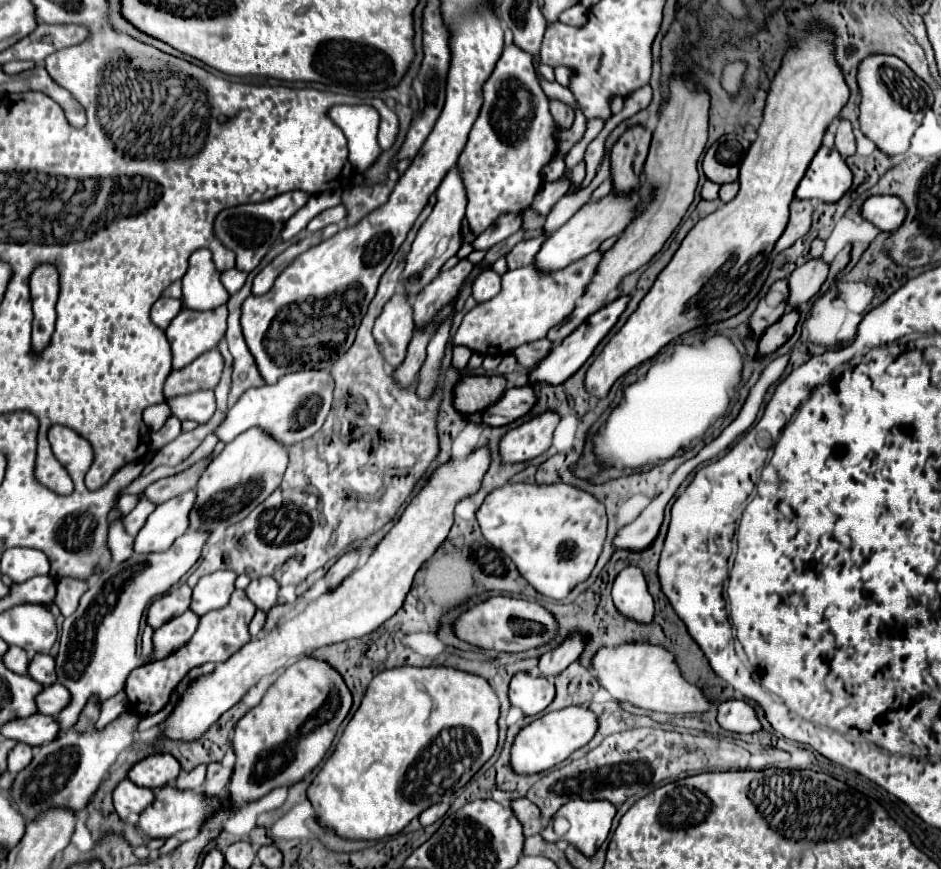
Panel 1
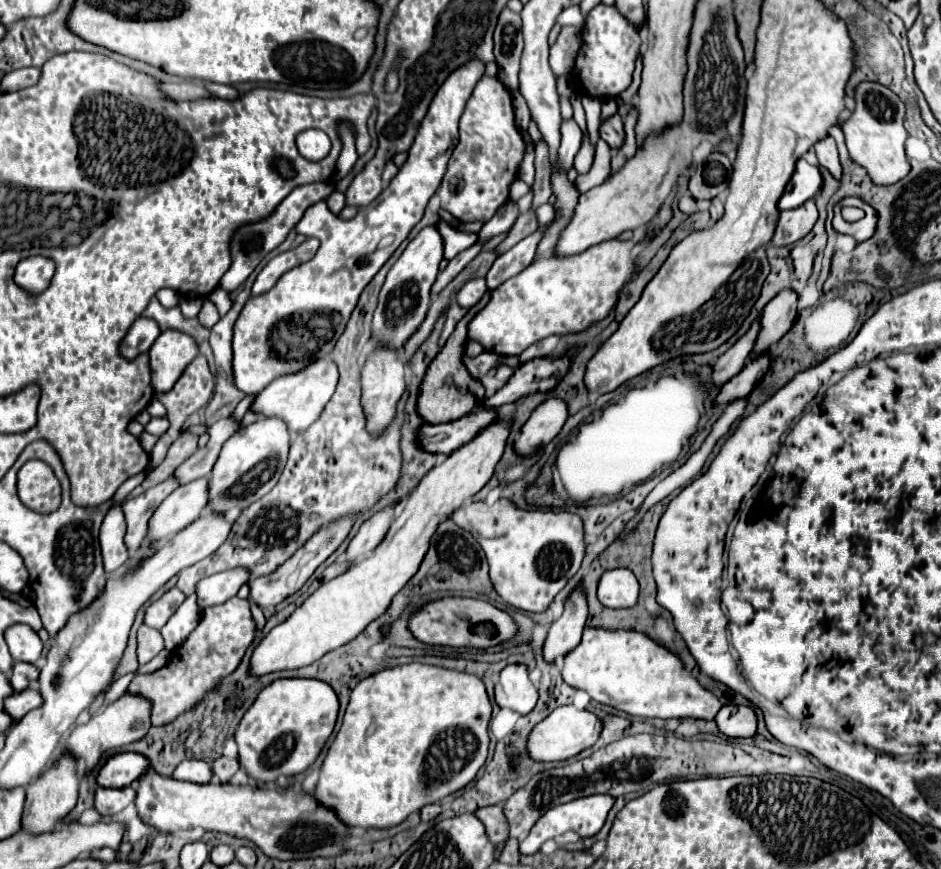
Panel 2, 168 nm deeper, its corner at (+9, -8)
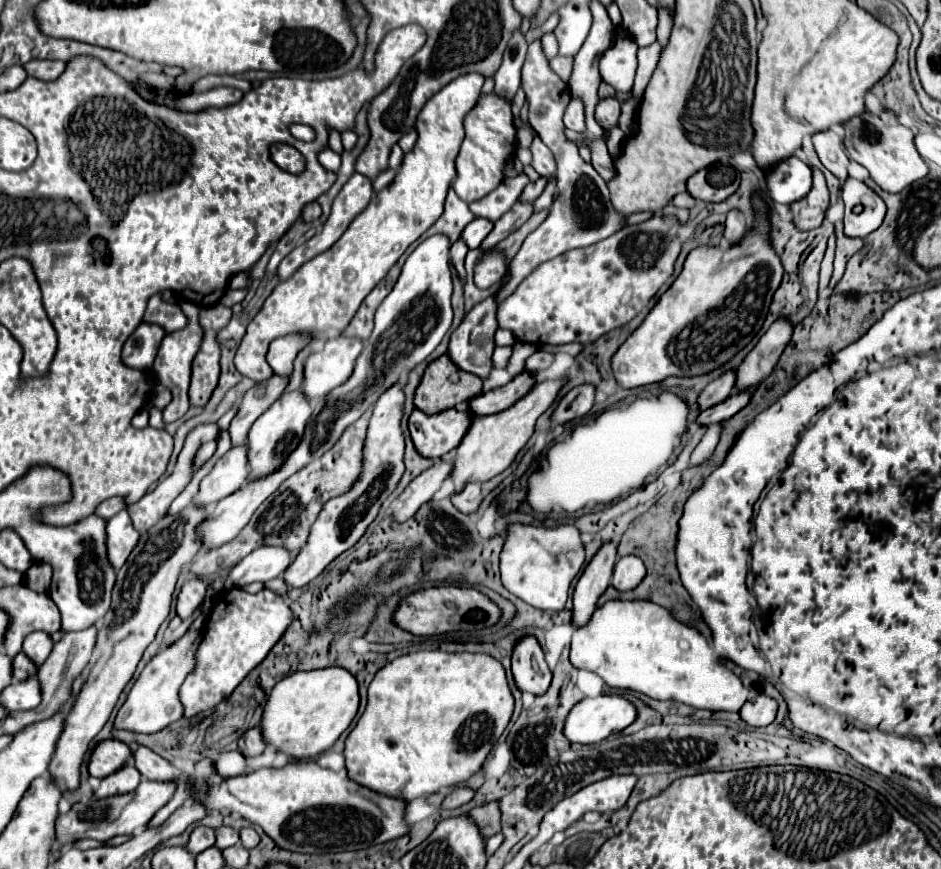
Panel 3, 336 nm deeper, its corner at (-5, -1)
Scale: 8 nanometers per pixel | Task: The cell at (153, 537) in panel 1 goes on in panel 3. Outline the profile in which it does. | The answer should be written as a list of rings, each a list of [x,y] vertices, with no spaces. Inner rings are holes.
[[[246,446],[230,448],[212,468],[208,476],[202,478],[200,488],[192,500],[194,506],[206,508],[232,492],[236,492],[248,478],[248,460],[246,460]]]

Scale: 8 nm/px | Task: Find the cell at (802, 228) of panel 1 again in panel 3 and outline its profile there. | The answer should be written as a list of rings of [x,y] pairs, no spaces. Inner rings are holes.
[[[814,168],[814,186],[810,190],[808,196],[804,196],[802,200],[790,204],[790,212],[792,212],[792,222],[798,230],[814,230],[822,224],[824,214],[828,210],[828,188],[826,188],[826,180],[824,174]]]

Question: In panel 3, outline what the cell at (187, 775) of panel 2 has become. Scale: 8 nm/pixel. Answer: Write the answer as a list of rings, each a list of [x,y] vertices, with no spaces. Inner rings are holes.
[[[222,752],[214,758],[214,772],[218,776],[238,776],[246,772],[246,758],[236,752]]]

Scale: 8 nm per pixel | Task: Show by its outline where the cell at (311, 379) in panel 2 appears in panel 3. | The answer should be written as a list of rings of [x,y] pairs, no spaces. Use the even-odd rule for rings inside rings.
[[[328,338],[326,344],[318,352],[312,352],[304,362],[302,394],[308,400],[318,400],[344,384],[350,378],[360,352],[362,342],[358,338]]]

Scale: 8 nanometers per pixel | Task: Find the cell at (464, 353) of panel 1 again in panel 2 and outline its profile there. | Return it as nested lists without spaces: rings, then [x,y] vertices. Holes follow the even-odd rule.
[[[486,291],[484,297],[476,304],[468,313],[466,317],[456,325],[456,331],[450,335],[450,339],[446,341],[446,345],[440,349],[440,353],[432,359],[432,363],[428,365],[426,369],[426,375],[420,383],[420,393],[418,393],[418,403],[416,403],[416,411],[418,415],[430,423],[430,425],[436,425],[436,423],[448,423],[450,419],[460,419],[468,413],[472,413],[474,409],[482,407],[484,403],[484,387],[480,385],[480,381],[474,381],[468,371],[464,371],[464,365],[462,365],[462,353],[464,353],[464,347],[466,347],[466,339],[468,339],[468,323],[470,319],[488,303],[490,300],[491,291]],[[446,375],[454,375],[454,385],[448,387],[444,383]]]

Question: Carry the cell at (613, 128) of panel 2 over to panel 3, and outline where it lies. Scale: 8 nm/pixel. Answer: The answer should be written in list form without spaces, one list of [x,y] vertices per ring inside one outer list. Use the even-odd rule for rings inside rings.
[[[604,98],[596,106],[596,120],[604,130],[612,130],[618,126],[620,118],[620,102],[616,98]]]

